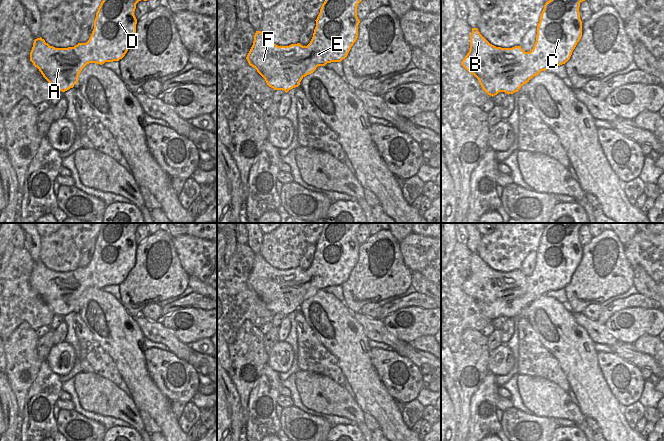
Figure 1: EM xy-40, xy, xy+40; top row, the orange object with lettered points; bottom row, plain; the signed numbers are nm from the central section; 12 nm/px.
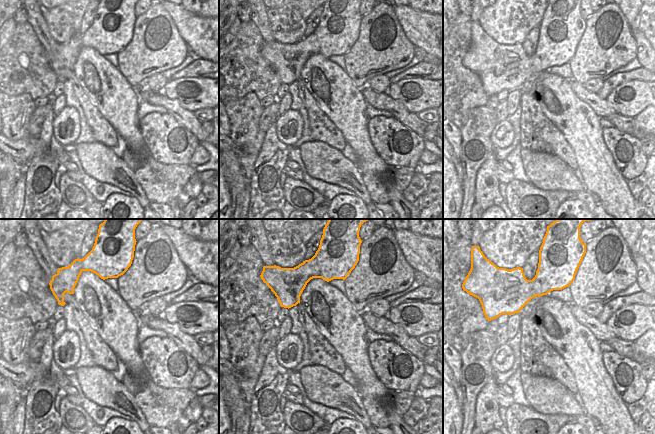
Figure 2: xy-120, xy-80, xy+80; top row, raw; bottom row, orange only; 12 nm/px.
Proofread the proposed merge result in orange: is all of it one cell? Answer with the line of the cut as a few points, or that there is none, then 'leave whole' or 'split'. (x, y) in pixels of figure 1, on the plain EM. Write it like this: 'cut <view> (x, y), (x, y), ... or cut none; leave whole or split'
cut none; leave whole

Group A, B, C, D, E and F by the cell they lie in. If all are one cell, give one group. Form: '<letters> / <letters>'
A B C D E F

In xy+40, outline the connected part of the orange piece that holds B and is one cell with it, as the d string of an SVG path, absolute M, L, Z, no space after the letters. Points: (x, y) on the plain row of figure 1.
M550 223L537 249L536 266L530 276L525 276L521 270L501 272L490 268L478 255L472 252L470 259L470 274L462 284L462 290L473 298L482 313L490 320L499 316L508 319L518 316L534 300L549 291L565 288L582 261L582 245L580 243L580 227L591 223Z

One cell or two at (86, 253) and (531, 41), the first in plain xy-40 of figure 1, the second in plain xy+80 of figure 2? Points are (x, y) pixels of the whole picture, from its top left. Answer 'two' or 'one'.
one

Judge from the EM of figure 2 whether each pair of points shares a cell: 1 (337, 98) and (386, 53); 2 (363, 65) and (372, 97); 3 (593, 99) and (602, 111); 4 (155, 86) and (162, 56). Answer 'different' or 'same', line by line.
1: different
2: different
3: same
4: different

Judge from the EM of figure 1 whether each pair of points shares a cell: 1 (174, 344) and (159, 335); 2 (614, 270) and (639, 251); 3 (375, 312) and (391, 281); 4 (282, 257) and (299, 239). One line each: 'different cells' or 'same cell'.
1: same cell
2: different cells
3: different cells
4: same cell

